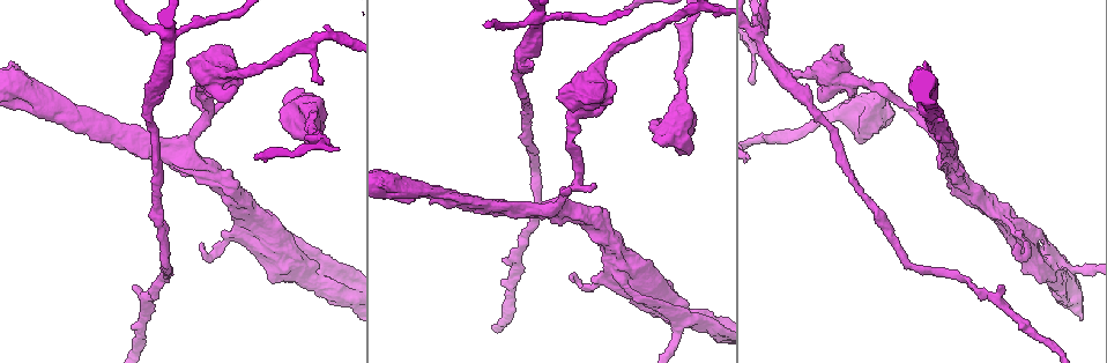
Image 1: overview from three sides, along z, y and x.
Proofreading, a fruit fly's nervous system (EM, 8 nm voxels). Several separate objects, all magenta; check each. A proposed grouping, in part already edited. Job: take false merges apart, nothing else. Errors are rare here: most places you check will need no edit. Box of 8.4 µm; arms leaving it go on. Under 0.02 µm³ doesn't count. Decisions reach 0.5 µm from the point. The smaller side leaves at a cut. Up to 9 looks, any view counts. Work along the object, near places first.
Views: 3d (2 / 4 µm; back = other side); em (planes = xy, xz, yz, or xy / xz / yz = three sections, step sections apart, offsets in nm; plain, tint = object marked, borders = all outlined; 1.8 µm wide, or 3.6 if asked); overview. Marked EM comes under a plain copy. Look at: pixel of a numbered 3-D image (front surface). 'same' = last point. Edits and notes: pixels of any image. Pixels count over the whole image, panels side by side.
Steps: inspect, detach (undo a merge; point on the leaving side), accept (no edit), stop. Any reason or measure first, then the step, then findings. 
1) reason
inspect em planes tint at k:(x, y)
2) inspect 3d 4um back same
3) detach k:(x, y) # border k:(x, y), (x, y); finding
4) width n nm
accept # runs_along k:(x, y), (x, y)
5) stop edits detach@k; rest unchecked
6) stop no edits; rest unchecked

calibre changes
inspect 3d 4um at 1:(678, 317)

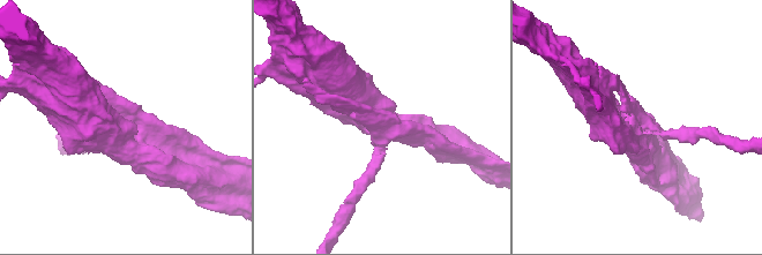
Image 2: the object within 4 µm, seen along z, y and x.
inspect em 3.6um planes borders at 2:(379, 129)

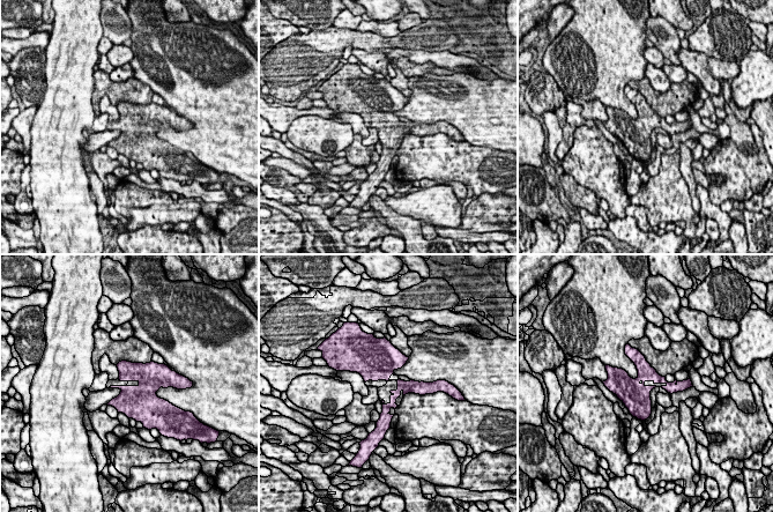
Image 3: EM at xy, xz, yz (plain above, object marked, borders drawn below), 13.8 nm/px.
width 190 nm
accept # all the same neuron

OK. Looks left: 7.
side arm on a straight run
inspect 3d 2um back at 1:(257, 215)

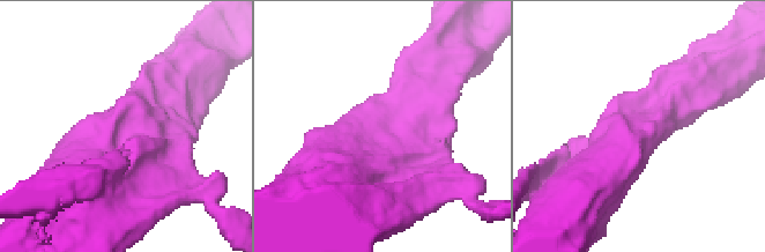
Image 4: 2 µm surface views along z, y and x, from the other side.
arms 3; arm_widths 190, 400, 550 nm; shape alone is not enough
inspect em planes tint at 4:(385, 138)

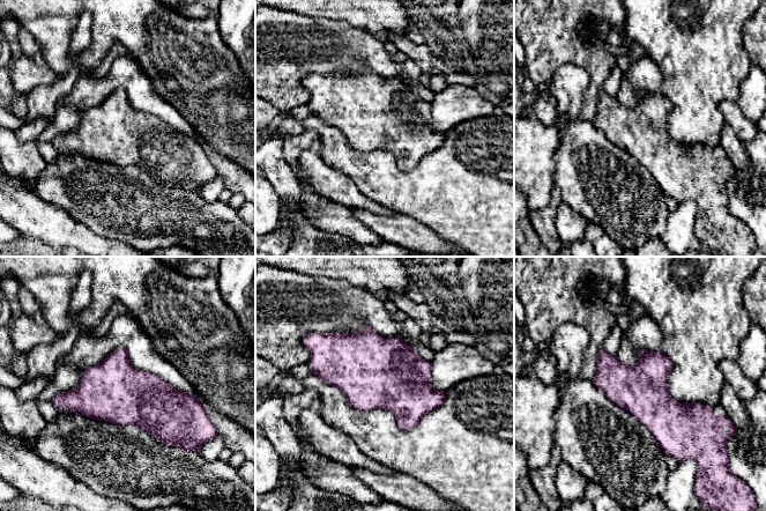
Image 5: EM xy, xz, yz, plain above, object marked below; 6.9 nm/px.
accept # all the same neuron

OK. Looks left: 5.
sudden change in width
inspect em 3.6um yz step 16 borders at 1:(556, 207)

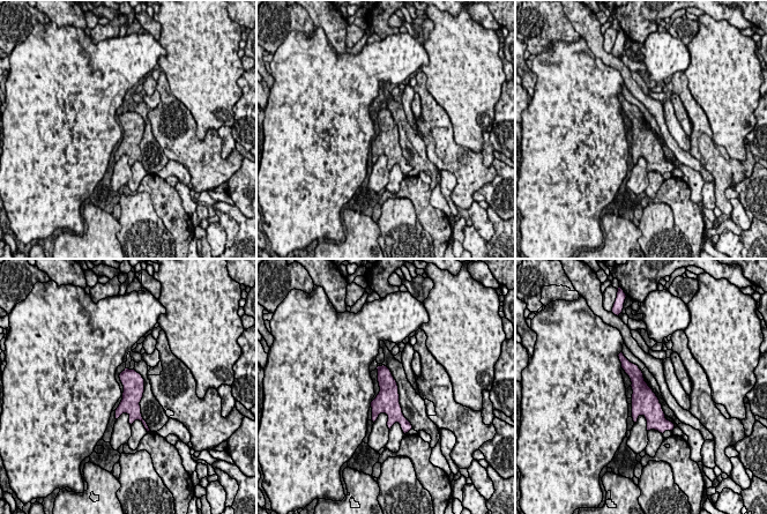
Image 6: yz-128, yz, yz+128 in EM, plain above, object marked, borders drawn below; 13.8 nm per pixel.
accept # all the same neuron

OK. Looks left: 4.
thick turns thin
inspect 3d 4um at 1:(212, 83)

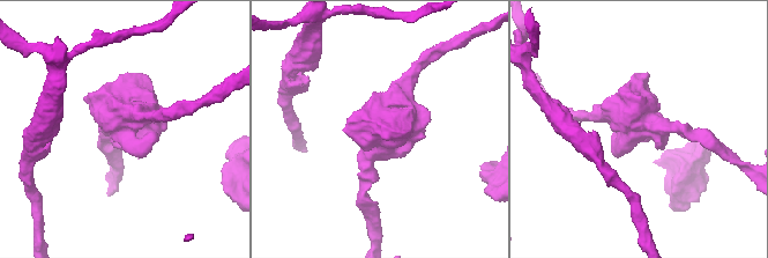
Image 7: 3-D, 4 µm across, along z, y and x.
inspect em 3.6um yz step 16 tint at 7:(379, 142)

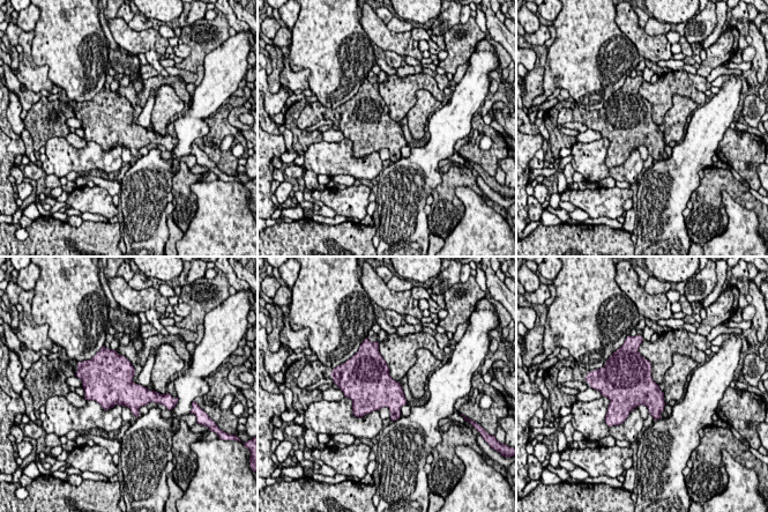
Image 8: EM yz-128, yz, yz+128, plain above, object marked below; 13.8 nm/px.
accept # continuous, no second neuron

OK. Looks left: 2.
stop no edits; rest unchecked

